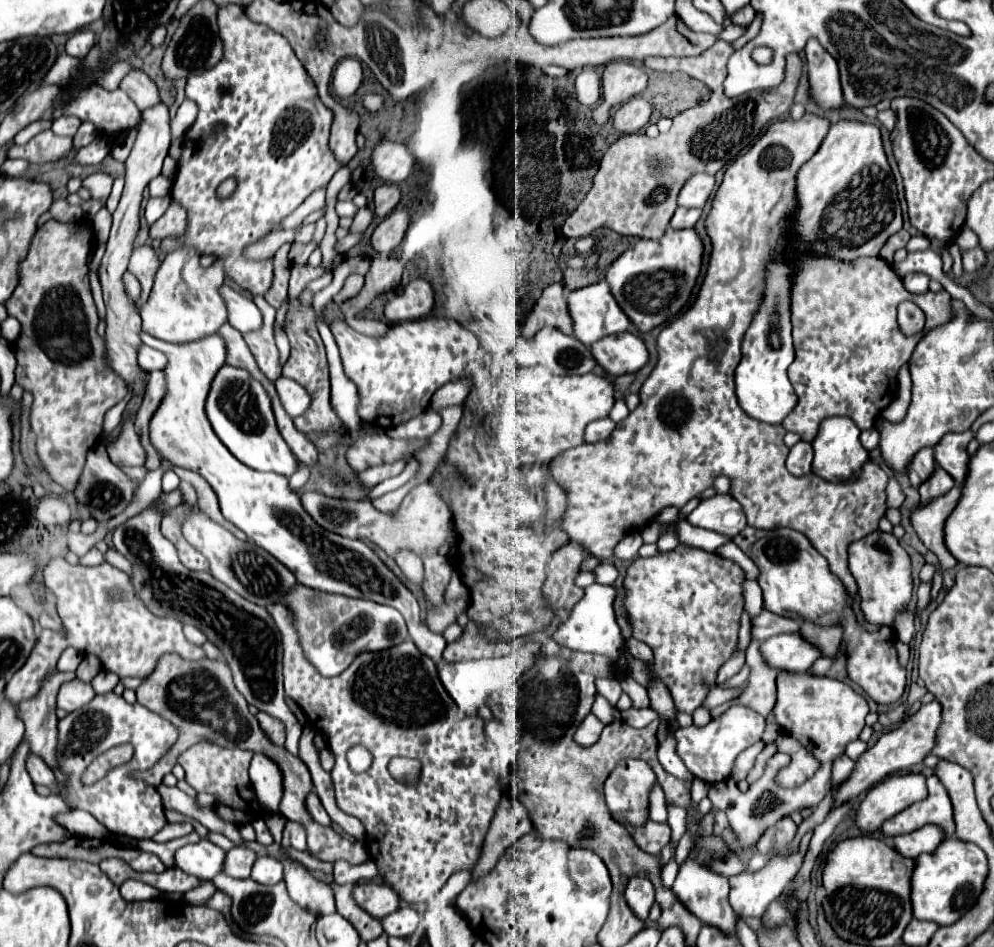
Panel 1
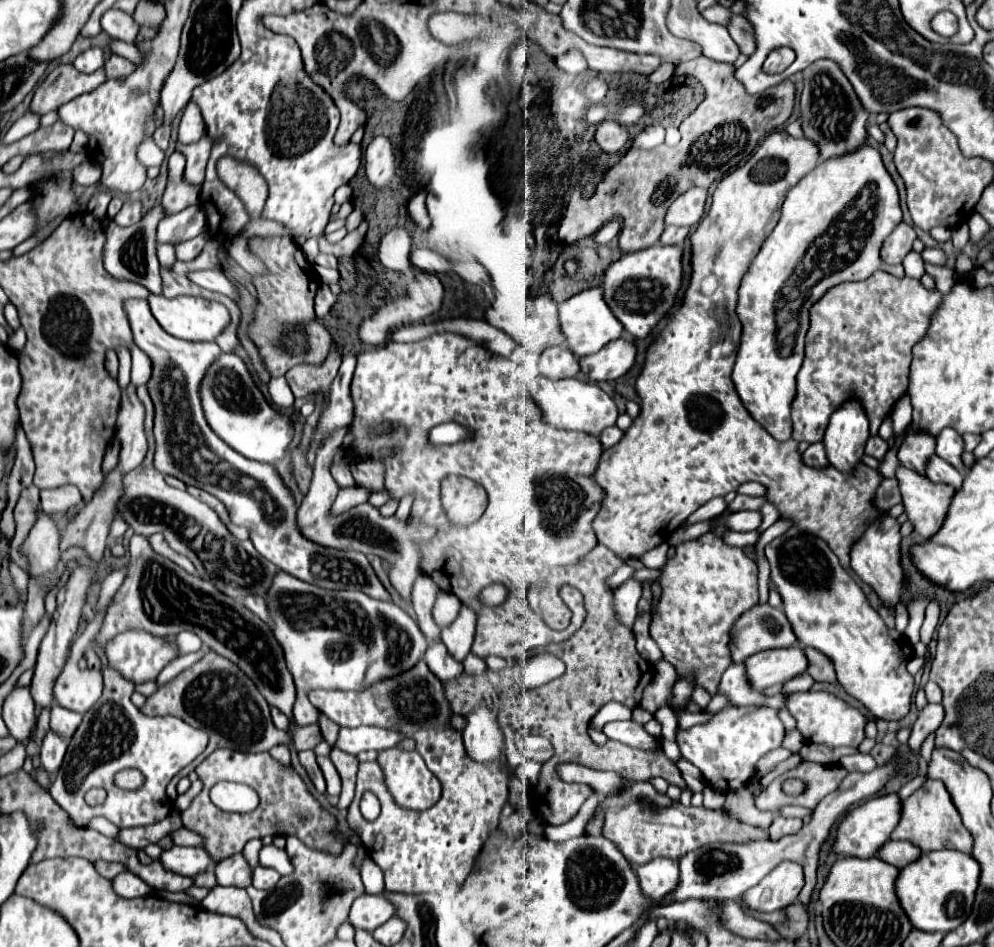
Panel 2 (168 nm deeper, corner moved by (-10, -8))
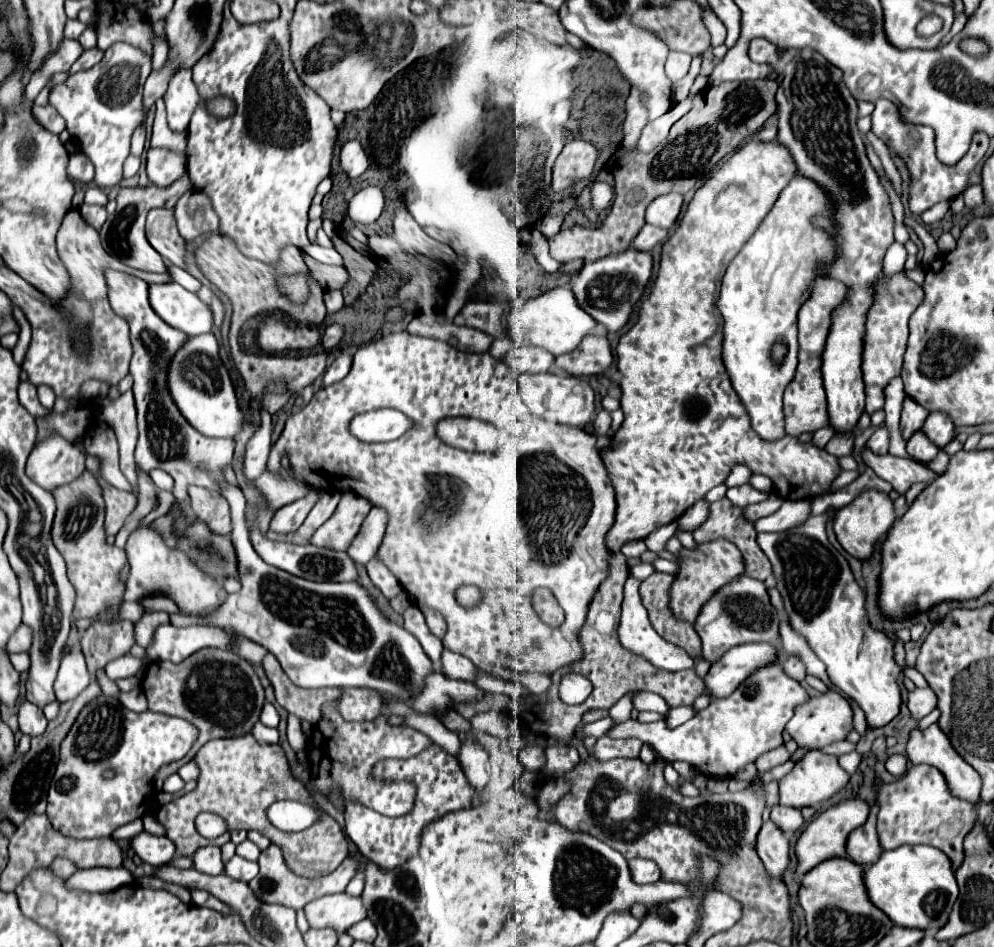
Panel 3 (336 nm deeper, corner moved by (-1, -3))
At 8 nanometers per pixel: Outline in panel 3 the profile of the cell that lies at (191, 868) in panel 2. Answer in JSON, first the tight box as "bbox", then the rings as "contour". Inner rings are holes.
{"bbox":[130,832,174,868],"contour":[[[140,832],[130,838],[130,848],[146,862],[156,868],[168,864],[174,856],[174,844],[166,836],[154,836],[148,832]]]}

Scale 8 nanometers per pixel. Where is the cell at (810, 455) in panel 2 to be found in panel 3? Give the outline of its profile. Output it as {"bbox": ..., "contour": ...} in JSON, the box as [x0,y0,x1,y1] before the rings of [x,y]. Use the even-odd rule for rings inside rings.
{"bbox":[812,426,834,448],"contour":[[[826,426],[826,428],[822,428],[822,430],[816,430],[816,432],[814,432],[812,442],[814,442],[818,448],[824,448],[824,446],[826,446],[826,442],[828,442],[832,436],[834,436],[834,430],[830,430],[830,426]]]}

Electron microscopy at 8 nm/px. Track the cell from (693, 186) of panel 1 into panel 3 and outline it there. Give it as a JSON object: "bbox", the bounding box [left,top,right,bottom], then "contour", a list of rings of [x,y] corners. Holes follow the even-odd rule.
{"bbox":[646,192,682,230],"contour":[[[672,192],[672,194],[658,196],[646,208],[646,222],[668,230],[676,222],[676,218],[678,218],[680,206],[682,206],[682,194],[674,194]]]}

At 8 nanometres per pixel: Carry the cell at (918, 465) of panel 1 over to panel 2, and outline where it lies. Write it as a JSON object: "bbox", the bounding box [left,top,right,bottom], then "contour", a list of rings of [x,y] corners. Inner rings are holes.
{"bbox":[897,425,935,475],"contour":[[[911,425],[907,429],[909,429],[907,437],[905,437],[897,457],[899,457],[901,465],[905,465],[907,469],[925,475],[927,461],[935,455],[935,439],[923,431],[911,429]]]}

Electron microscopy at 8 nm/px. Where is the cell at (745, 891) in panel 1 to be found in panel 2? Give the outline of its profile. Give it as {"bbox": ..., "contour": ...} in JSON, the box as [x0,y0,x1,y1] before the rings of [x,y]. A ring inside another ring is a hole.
{"bbox":[741,861,803,913],"contour":[[[783,861],[755,887],[747,889],[741,899],[743,905],[751,911],[773,913],[777,909],[785,909],[797,901],[799,891],[803,889],[803,869],[793,861]]]}

